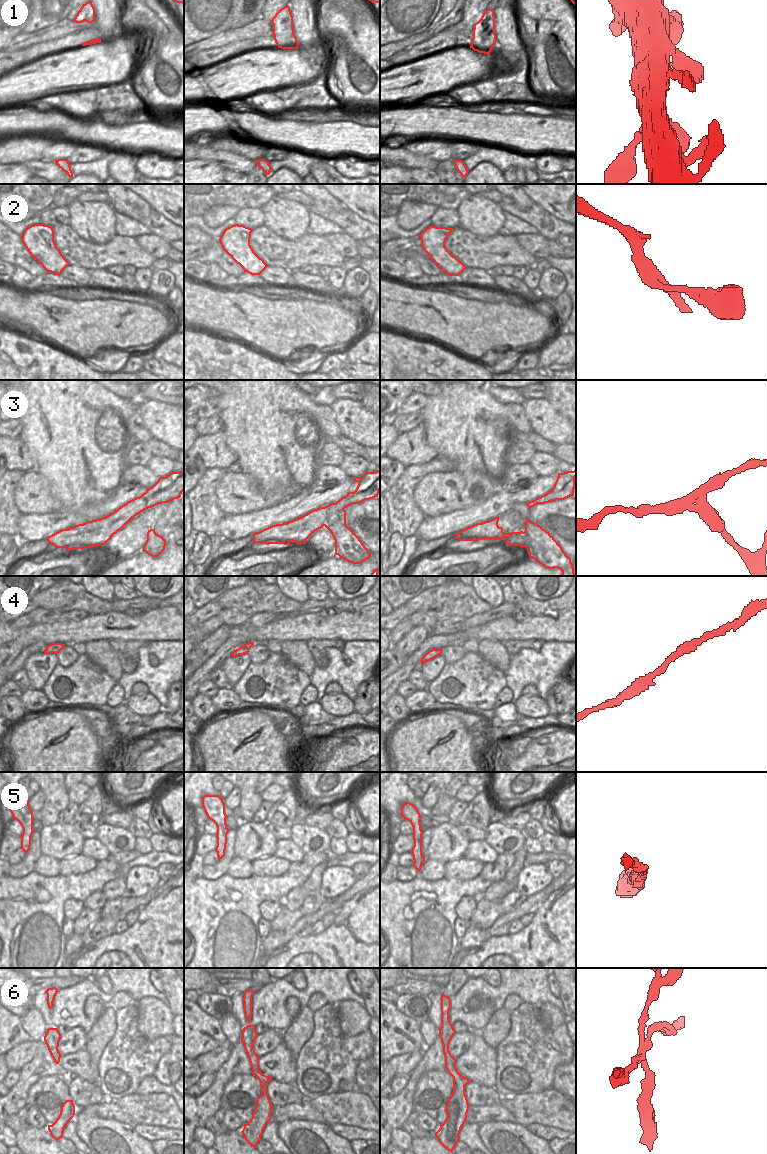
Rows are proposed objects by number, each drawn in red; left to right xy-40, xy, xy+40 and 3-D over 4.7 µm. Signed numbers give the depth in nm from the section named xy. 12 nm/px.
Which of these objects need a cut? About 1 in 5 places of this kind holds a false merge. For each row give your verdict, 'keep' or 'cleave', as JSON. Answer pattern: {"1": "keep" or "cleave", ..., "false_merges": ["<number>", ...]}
{"1": "keep", "2": "keep", "3": "cleave", "4": "keep", "5": "keep", "6": "cleave", "false_merges": ["3", "6"]}

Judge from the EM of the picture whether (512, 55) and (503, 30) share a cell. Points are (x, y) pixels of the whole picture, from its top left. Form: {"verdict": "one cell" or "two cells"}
{"verdict": "one cell"}

